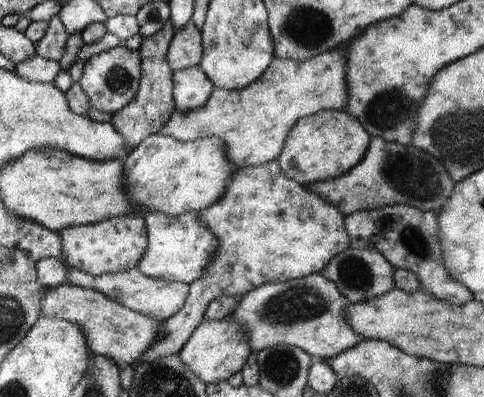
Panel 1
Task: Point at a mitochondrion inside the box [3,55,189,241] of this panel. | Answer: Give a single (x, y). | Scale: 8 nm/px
(117, 78)

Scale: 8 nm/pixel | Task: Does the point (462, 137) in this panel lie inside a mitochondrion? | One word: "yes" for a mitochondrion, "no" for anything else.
yes

